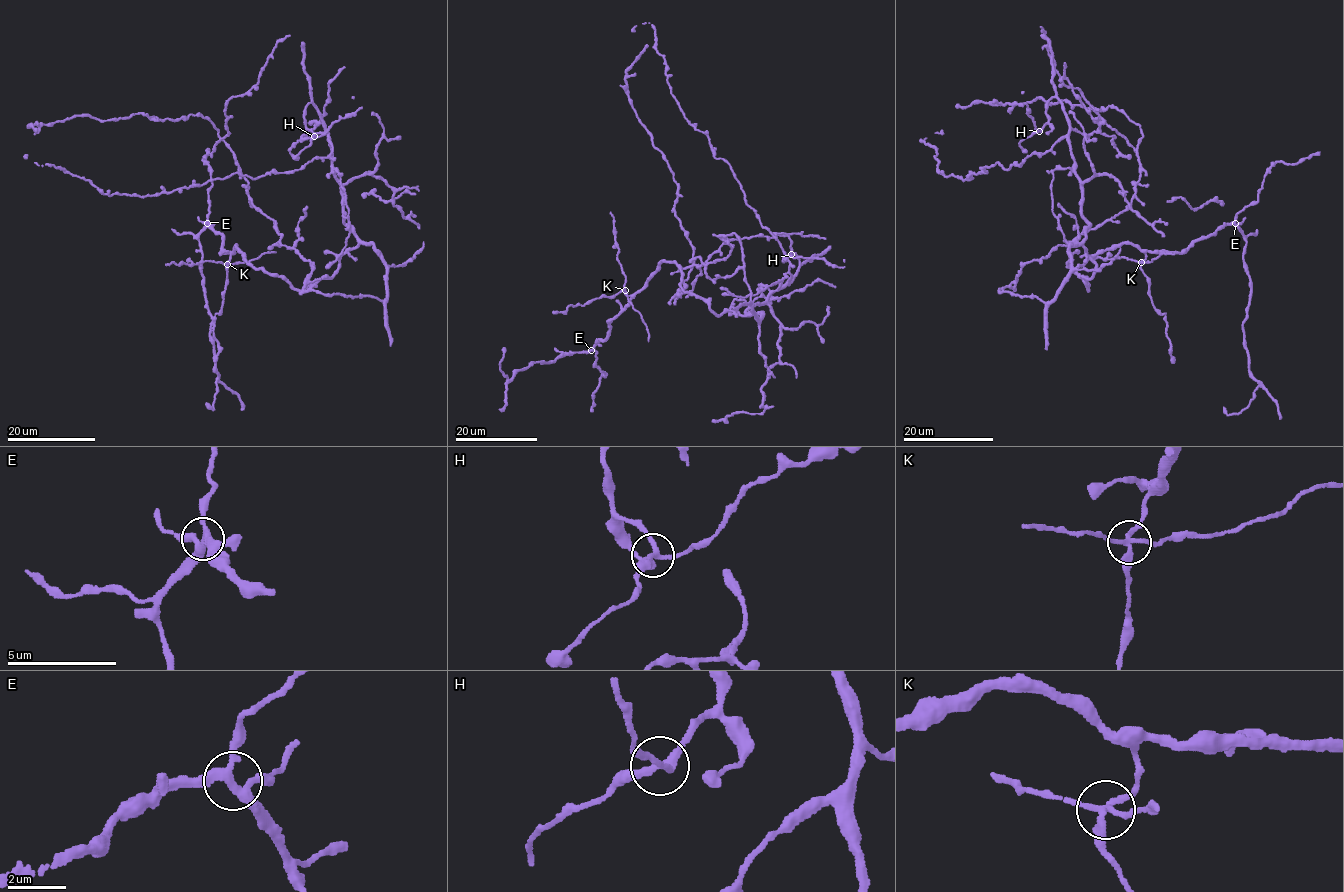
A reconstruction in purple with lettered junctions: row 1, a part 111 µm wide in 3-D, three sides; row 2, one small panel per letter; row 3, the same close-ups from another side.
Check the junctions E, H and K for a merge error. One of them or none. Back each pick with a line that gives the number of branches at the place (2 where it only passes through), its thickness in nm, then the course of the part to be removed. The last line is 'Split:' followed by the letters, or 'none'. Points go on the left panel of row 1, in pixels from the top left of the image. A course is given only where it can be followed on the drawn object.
K: Branches: 4. Thickness 200 nm. Course of the part to remove: (227, 264), (211, 261), (165, 264)
Split: K

